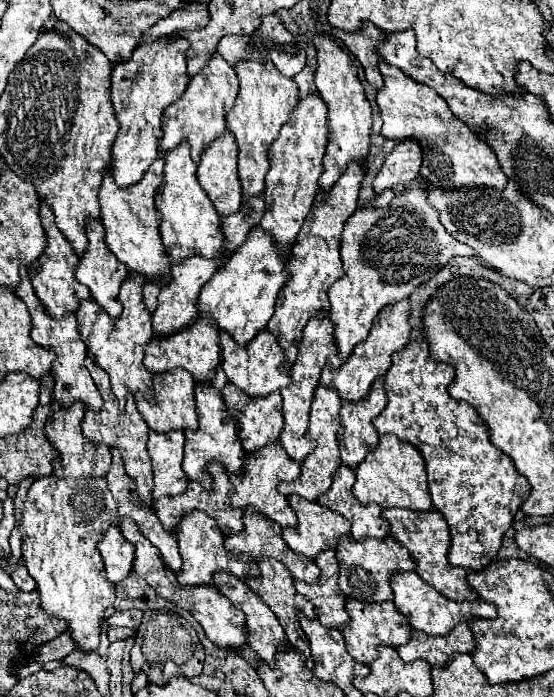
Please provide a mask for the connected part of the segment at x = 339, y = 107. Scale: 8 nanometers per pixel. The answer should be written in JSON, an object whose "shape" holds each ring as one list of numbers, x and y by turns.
{"shape":[[314,38,318,50,318,68,316,68,316,88,322,100,328,106,328,128,332,128,328,150,324,156,324,172,318,180,320,192,332,190,338,178,344,174,350,160,364,162,370,154,370,134,372,134,372,108,364,96,364,88,358,80,356,66,348,52,344,52,332,38]]}

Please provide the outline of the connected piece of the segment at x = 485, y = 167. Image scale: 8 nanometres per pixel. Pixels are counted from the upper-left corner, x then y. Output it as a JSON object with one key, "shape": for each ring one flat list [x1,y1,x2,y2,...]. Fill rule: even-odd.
{"shape":[[380,62,380,74,384,78,384,86,378,90,378,106,382,112,382,136,388,140,416,140,422,148,422,172,442,172,448,176,448,188,464,188,464,186,490,186,490,188,504,188,506,176,496,160,494,150,474,136,474,132,460,122,444,102,436,90,430,86,418,84,416,80,408,78,396,66]]}

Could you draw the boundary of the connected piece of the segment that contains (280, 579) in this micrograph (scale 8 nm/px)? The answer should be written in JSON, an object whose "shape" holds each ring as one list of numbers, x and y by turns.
{"shape":[[258,560,258,568,260,568,260,578,246,578,246,584,272,608,272,612,276,614,276,618,280,620,284,632,286,632,286,638,290,640,290,644,294,648,300,648,304,654,308,654,308,640,304,638,304,630,300,626,300,620,298,620,298,612,302,612,304,616,308,618,316,618,314,614,314,606,302,596,296,592,294,588,294,580,290,576,290,572,286,570,286,566,282,562,276,562,276,560]]}

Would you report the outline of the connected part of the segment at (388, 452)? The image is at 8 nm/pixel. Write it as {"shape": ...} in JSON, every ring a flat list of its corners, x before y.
{"shape":[[380,436,380,444,368,454,366,462,356,468,354,496,362,504,378,504,380,508,408,508,416,512,430,512,432,502,428,498,428,482,424,460,412,444,404,444,392,436]]}

